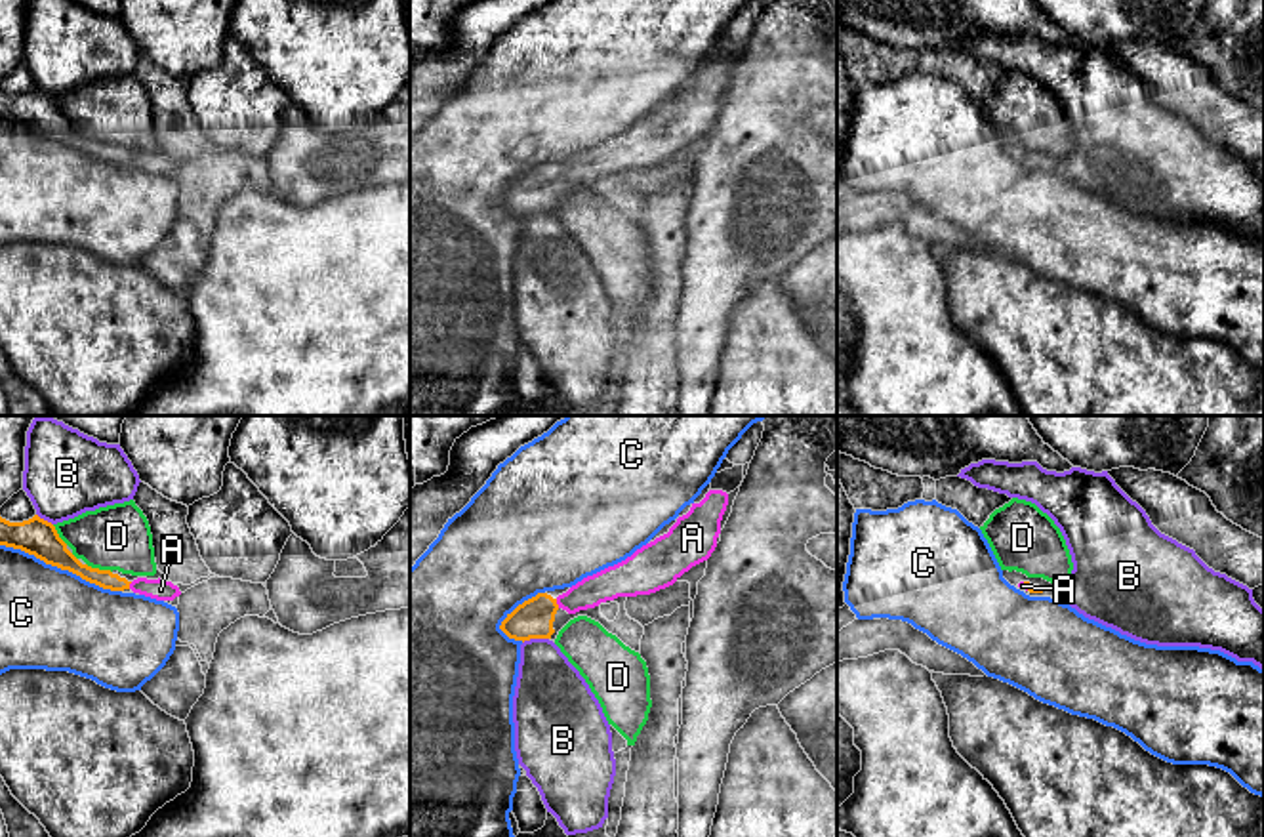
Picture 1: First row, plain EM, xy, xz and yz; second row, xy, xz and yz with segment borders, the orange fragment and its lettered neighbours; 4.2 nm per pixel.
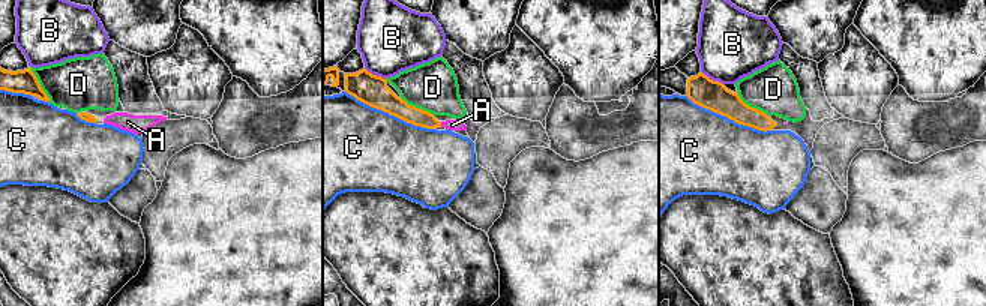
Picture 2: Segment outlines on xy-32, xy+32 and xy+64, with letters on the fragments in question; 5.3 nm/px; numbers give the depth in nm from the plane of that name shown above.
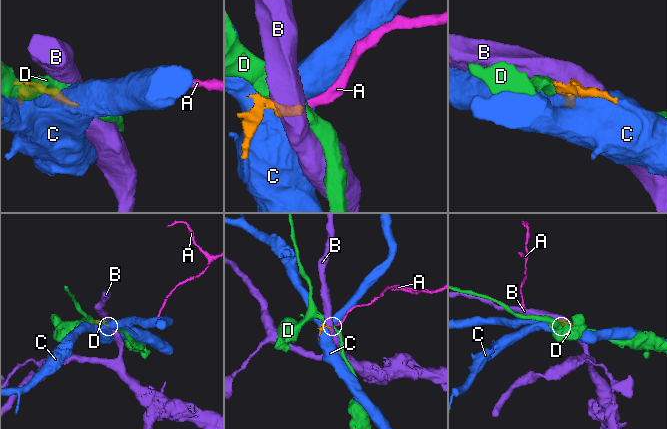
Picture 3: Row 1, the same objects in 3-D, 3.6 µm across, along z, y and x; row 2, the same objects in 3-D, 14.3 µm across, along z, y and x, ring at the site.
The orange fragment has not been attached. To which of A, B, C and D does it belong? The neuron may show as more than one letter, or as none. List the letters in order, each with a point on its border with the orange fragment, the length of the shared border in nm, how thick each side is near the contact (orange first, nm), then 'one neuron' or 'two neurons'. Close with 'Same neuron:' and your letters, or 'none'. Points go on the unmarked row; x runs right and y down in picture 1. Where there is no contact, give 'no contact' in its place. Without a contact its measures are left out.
A: meets orange in xz at (555, 176); contact 40 nm long; 160 nm thick on the orange side, 140 nm on the other; one neuron
B: meets orange in xz at (534, 210); contact 110 nm long; 160 nm thick on the orange side, 300 nm on the other; two neurons
C: meets orange in xy at (61, 142); contact 550 nm long; 160 nm thick on the orange side, 420 nm on the other; two neurons
D: meets orange in xy at (98, 142); contact 120 nm long; 140 nm thick on the orange side, 280 nm on the other; two neurons
Same neuron: A

